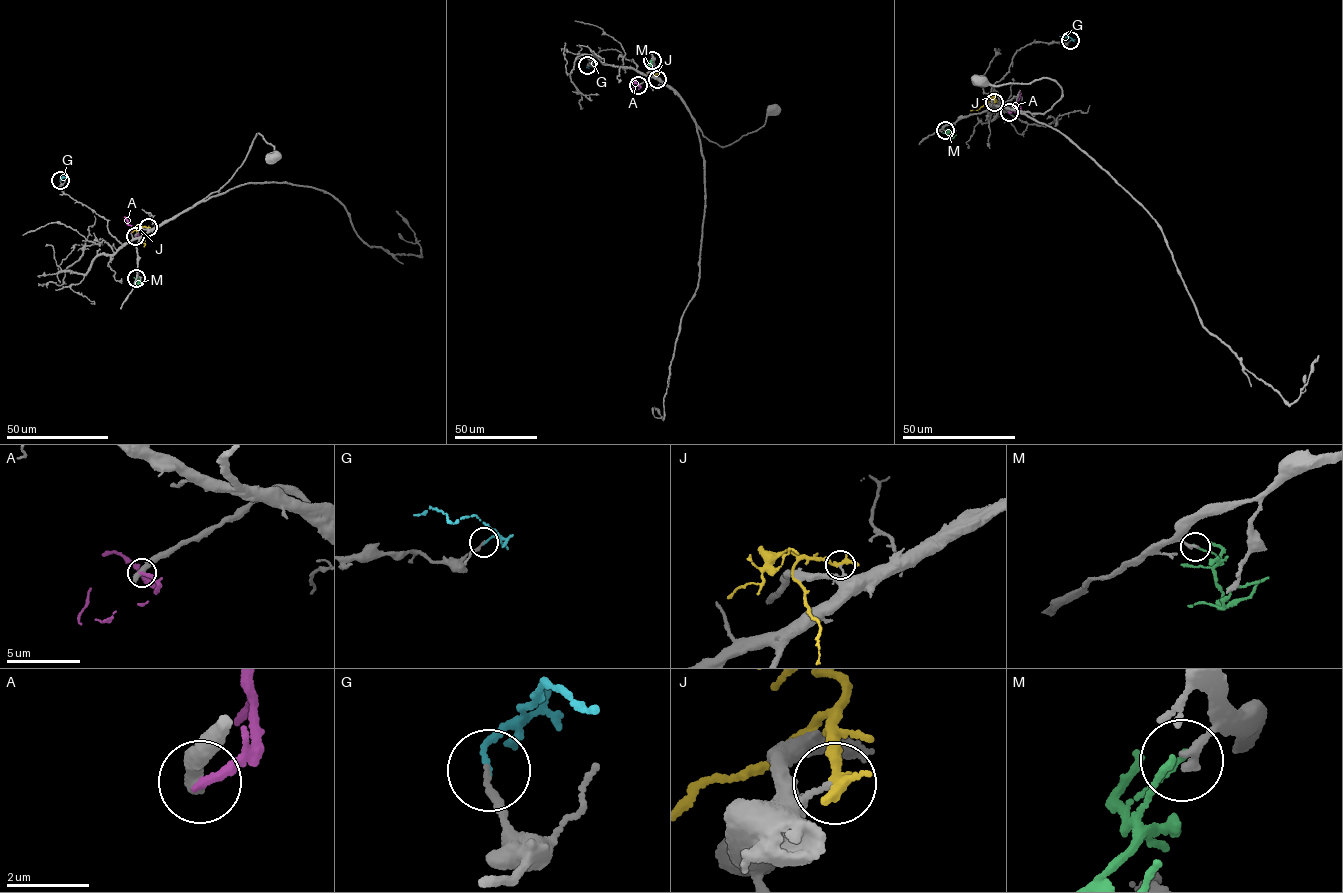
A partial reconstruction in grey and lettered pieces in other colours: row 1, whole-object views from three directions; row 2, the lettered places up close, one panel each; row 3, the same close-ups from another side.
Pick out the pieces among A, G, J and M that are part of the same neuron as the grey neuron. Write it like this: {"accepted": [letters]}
{"accepted": []}

